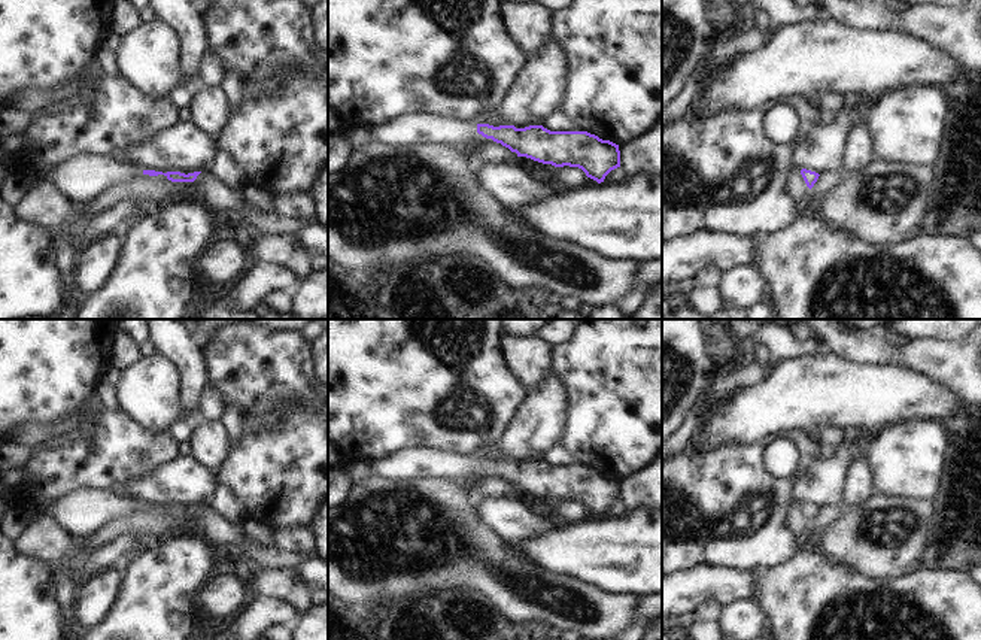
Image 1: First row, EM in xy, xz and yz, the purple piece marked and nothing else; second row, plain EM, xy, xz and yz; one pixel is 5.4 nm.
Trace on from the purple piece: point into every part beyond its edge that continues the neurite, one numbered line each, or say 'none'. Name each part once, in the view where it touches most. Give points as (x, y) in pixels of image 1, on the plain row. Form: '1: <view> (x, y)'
1: xz (409, 463)

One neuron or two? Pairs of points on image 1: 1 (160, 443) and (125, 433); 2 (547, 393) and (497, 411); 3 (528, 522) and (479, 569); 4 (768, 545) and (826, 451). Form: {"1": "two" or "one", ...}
{"1": "one", "2": "two", "3": "two", "4": "two"}

